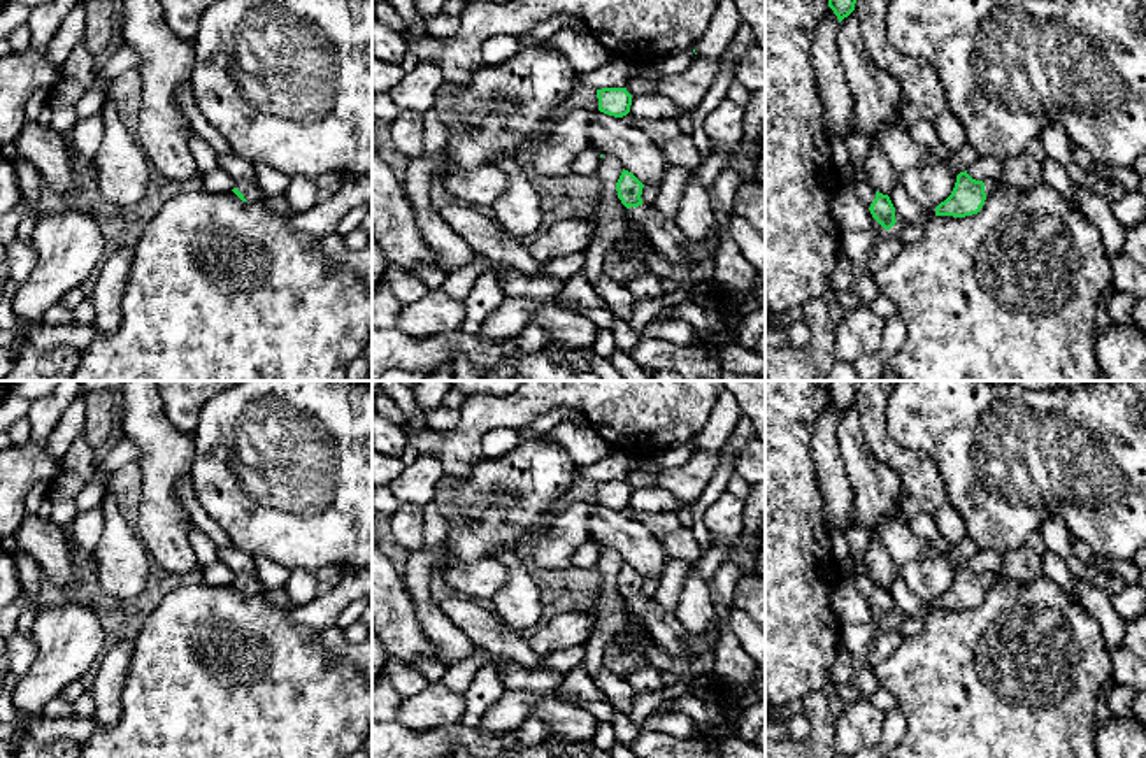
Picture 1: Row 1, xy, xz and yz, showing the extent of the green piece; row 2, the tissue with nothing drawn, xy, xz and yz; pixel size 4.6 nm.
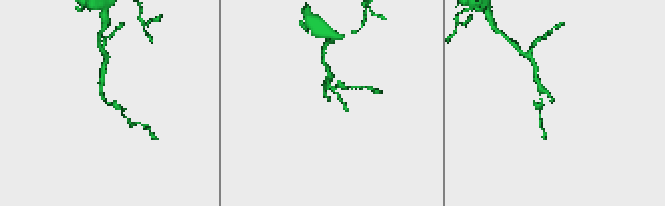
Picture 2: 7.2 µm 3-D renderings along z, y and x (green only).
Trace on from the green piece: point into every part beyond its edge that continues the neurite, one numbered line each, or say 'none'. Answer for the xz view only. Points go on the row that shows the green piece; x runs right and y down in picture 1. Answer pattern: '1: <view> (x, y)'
1: xz (666, 235)

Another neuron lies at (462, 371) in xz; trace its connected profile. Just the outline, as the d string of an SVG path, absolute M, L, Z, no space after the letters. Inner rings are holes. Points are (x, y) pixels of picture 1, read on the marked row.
M465 356L455 361L451 368L453 368L453 381L483 381L483 375Z

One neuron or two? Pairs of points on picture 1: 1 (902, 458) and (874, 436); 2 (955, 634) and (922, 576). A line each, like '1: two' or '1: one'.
1: one
2: two

